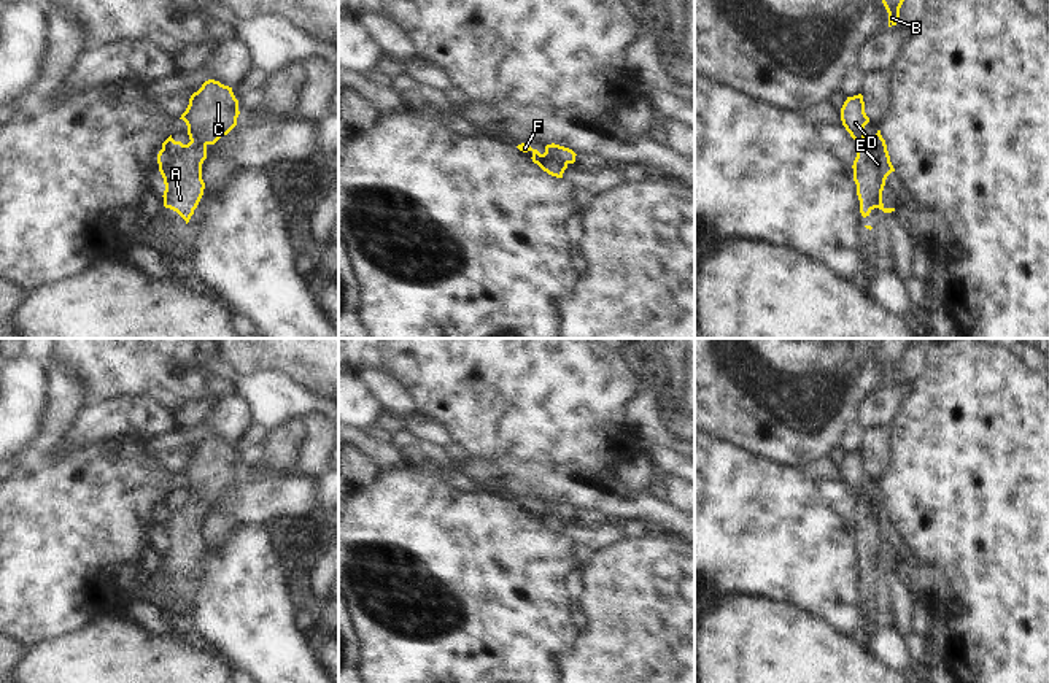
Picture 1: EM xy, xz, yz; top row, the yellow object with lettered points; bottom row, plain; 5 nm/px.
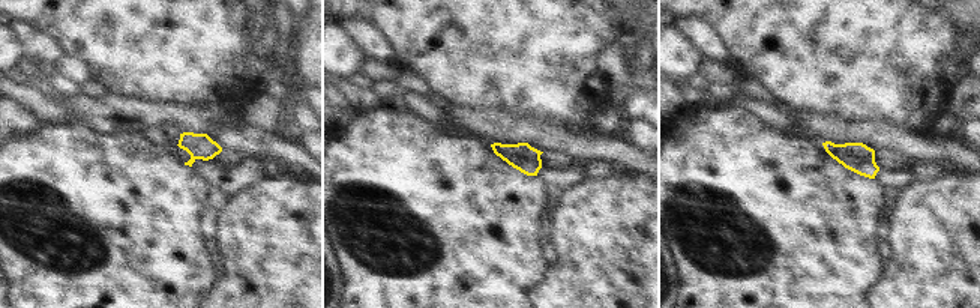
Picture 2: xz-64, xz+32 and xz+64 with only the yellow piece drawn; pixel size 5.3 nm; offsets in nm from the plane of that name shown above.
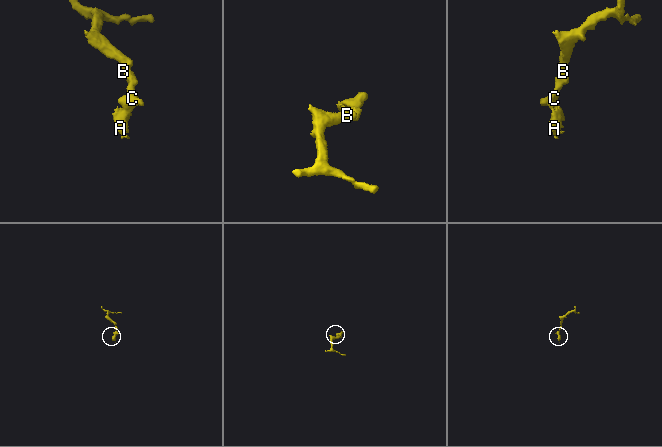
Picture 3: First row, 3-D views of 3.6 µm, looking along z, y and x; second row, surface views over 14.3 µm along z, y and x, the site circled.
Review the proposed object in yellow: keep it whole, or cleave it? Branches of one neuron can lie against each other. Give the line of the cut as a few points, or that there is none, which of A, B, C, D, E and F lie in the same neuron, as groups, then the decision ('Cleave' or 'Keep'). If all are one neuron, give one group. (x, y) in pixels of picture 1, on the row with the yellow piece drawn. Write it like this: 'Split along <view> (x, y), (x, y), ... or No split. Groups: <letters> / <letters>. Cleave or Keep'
No split. Groups: A B C D E F. Keep.

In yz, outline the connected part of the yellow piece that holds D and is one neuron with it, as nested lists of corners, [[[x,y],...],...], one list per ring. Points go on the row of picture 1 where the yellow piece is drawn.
[[[861,94],[847,97],[841,108],[841,121],[850,137],[857,141],[857,157],[852,168],[861,216],[869,216],[874,208],[879,208],[884,213],[895,211],[895,208],[885,208],[882,203],[885,179],[895,168],[890,162],[881,130],[869,140],[865,138],[865,125],[869,122],[869,118],[865,113]]]

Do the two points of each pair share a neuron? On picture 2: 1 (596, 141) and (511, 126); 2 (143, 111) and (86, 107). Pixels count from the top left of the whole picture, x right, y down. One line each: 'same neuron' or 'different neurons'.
1: same neuron
2: same neuron

